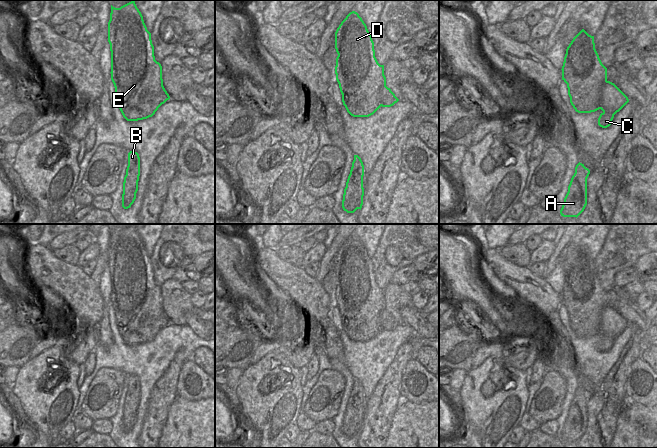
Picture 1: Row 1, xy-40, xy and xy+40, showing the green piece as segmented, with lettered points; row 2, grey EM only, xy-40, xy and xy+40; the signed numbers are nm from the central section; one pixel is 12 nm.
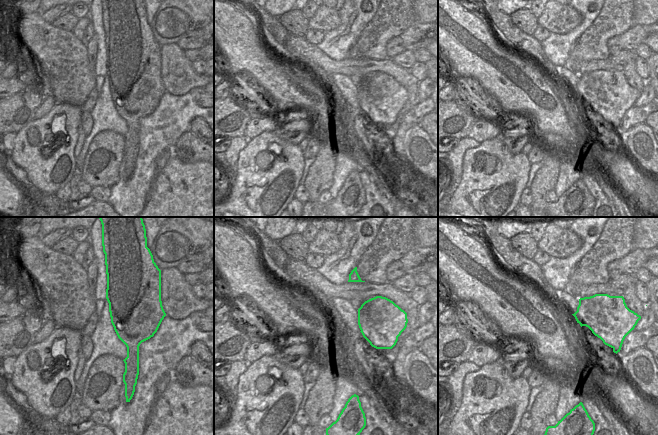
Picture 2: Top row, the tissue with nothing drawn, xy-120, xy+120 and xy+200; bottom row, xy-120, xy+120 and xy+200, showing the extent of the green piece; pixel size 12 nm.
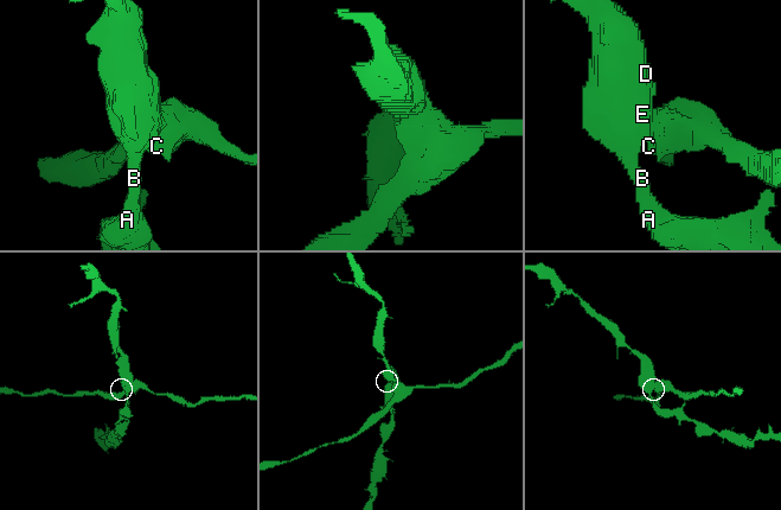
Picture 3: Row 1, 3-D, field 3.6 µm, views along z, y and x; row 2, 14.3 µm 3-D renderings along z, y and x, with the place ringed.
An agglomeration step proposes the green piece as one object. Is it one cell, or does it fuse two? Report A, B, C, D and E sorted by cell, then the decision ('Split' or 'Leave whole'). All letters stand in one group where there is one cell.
Groups: A B D E / C. Split

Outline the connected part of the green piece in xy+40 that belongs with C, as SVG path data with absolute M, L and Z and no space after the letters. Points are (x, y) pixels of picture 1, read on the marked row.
M606 81L600 93L600 109L603 112L598 118L598 125L602 128L609 127L614 115L628 102L628 97L614 83Z

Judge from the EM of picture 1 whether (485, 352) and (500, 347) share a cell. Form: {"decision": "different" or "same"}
{"decision": "same"}

